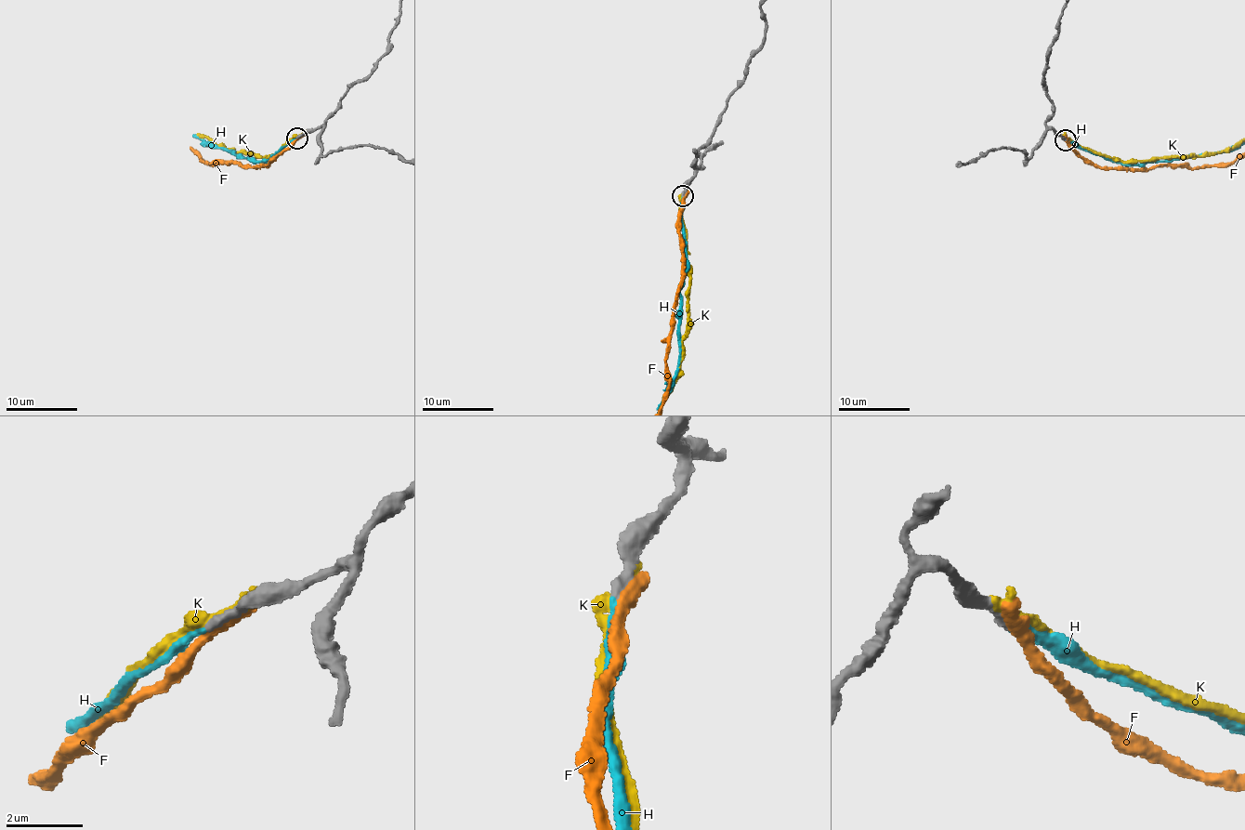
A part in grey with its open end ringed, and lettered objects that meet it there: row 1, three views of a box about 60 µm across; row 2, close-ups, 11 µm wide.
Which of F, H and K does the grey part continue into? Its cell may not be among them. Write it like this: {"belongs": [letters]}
{"belongs": ["H"]}

